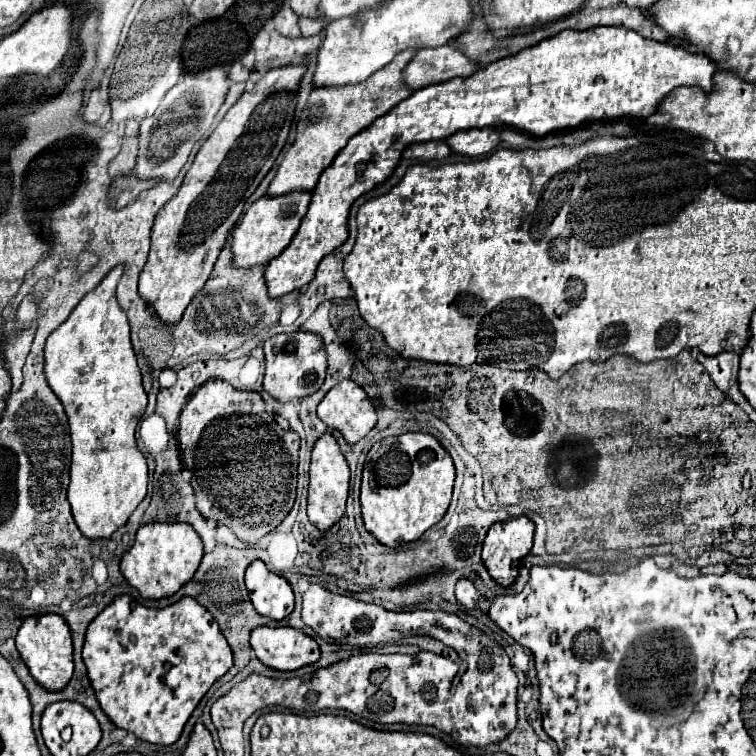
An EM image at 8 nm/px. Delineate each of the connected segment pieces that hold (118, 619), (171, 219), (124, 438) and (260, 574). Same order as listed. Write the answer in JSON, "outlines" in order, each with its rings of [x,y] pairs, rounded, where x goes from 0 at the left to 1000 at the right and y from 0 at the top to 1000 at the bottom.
{"outlines":[[[[155,788],[115,831],[110,873],[136,942],[168,968],[202,984],[231,984],[271,915],[308,881],[306,857],[279,810],[255,791],[221,804],[194,804],[173,788]]],[[[403,85],[361,90],[332,119],[324,119],[263,196],[234,259],[208,280],[197,344],[184,365],[184,389],[202,402],[216,426],[234,429],[239,423],[247,402],[271,378],[327,262],[361,222],[388,164],[393,119],[403,93]]],[[[152,352],[142,368],[118,386],[94,418],[62,447],[60,460],[60,497],[67,516],[81,529],[94,566],[97,608],[94,608],[94,638],[91,638],[91,667],[104,701],[120,712],[144,712],[155,698],[165,696],[173,677],[192,659],[194,651],[194,606],[181,590],[179,569],[194,537],[194,521],[187,508],[187,492],[179,476],[179,466],[171,447],[171,426],[165,413],[157,407],[152,394],[155,373],[160,370],[163,354]]],[[[345,741],[332,743],[324,757],[324,772],[337,807],[358,820],[374,820],[390,804],[390,788],[385,772],[358,757]]]]}

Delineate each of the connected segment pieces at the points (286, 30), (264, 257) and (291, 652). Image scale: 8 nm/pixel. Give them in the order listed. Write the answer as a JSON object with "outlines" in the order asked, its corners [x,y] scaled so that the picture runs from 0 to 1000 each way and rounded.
{"outlines":[[[[380,5],[361,21],[361,32],[364,32],[364,40],[372,42],[374,48],[382,48],[382,50],[398,48],[398,40],[396,40],[396,21],[393,21]]],[[[388,251],[385,257],[380,254],[372,259],[348,259],[337,265],[306,307],[311,349],[316,354],[329,354],[335,349],[353,349],[356,344],[366,341],[377,331],[377,325],[382,325],[401,286],[406,283],[409,267],[411,267],[411,254],[398,254],[398,251]]],[[[345,828],[335,833],[332,857],[337,868],[361,886],[393,886],[422,873],[422,852],[385,828]]]]}

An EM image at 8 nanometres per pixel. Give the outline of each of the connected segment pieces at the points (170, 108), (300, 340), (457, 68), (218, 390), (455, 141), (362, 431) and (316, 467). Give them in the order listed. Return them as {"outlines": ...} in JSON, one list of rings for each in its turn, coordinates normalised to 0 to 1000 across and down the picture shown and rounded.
{"outlines":[[[[282,85],[271,87],[263,95],[245,98],[216,130],[210,143],[200,156],[187,161],[187,180],[184,180],[184,206],[179,230],[184,235],[213,235],[229,238],[242,217],[247,214],[258,188],[279,169],[279,161],[290,143],[295,140],[300,122],[303,122],[303,87],[306,85]]],[[[411,439],[366,442],[348,452],[351,466],[351,503],[348,513],[369,532],[382,532],[388,526],[403,526],[419,519],[430,503],[433,471],[425,447]]],[[[589,58],[583,63],[560,63],[552,69],[546,82],[536,90],[533,101],[546,119],[554,119],[570,111],[591,108],[597,103],[618,103],[631,93],[634,87],[610,66]]],[[[274,503],[258,516],[245,540],[239,542],[234,585],[242,616],[253,624],[253,643],[258,648],[261,675],[271,685],[284,685],[290,693],[303,696],[313,712],[324,717],[340,717],[382,680],[390,664],[393,646],[393,601],[396,574],[374,569],[364,553],[353,545],[345,521],[316,519],[306,508],[292,503]]],[[[623,169],[623,172],[610,172],[591,183],[597,198],[612,206],[644,204],[660,188],[663,188],[663,175],[657,169]]],[[[467,503],[443,508],[422,532],[419,550],[435,566],[448,569],[462,587],[472,587],[499,561],[493,532]]],[[[430,571],[417,585],[414,598],[411,598],[411,635],[409,635],[409,661],[406,661],[406,683],[411,693],[417,693],[422,701],[435,701],[456,680],[459,656],[462,656],[459,608],[448,595],[446,582],[435,571]]]]}

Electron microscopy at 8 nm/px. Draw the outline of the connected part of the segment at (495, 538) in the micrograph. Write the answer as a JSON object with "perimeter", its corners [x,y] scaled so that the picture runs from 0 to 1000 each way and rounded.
{"perimeter":[[[694,683],[647,698],[639,720],[639,746],[652,767],[663,775],[676,775],[684,767],[689,743],[702,730],[705,709],[708,693]]]}

